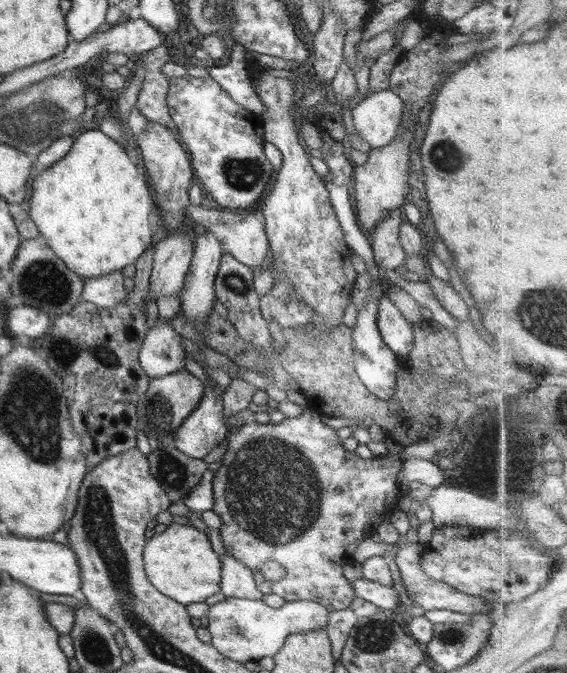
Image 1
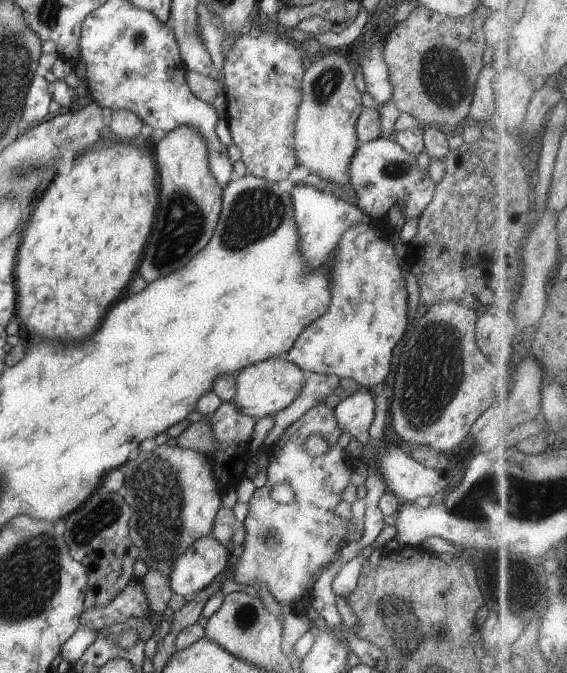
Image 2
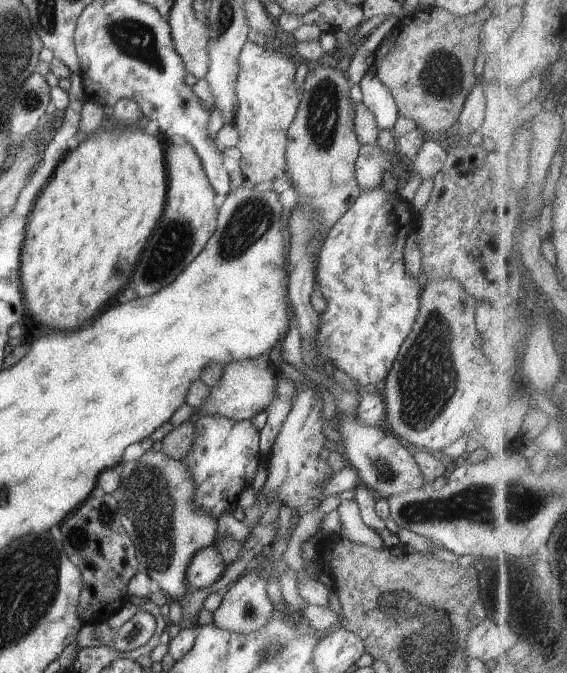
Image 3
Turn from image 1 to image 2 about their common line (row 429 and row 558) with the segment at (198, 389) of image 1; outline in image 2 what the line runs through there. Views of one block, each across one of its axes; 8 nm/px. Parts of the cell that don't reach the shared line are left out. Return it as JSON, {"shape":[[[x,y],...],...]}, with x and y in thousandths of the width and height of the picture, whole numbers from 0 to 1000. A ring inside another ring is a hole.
{"shape":[[[279,661],[215,692],[219,722],[206,731],[233,758],[229,799],[243,813],[245,831],[261,845],[275,844],[298,856],[307,835],[349,799],[372,793],[377,770],[392,749],[392,728],[377,713],[369,678],[321,666]]]}

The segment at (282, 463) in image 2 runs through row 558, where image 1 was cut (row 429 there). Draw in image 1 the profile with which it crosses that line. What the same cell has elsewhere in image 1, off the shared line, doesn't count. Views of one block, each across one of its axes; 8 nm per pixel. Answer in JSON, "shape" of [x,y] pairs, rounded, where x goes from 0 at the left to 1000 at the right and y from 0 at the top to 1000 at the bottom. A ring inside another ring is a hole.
{"shape":[[[540,605],[529,620],[508,621],[504,620],[492,629],[457,630],[444,627],[436,632],[425,632],[418,637],[409,637],[397,651],[397,660],[402,667],[390,684],[390,694],[379,698],[376,710],[376,733],[377,752],[376,759],[392,771],[386,782],[386,792],[395,807],[399,822],[407,823],[413,829],[425,832],[437,844],[444,845],[455,877],[462,884],[487,883],[501,889],[504,895],[520,895],[522,892],[543,892],[547,895],[561,895],[568,897],[575,906],[586,909],[589,906],[607,906],[621,897],[628,889],[621,866],[603,853],[603,842],[608,838],[623,838],[626,835],[626,817],[631,808],[638,805],[646,785],[656,779],[672,764],[688,768],[691,761],[700,756],[702,746],[709,737],[709,731],[700,719],[702,703],[707,700],[713,681],[702,673],[684,673],[675,679],[656,679],[651,682],[635,684],[635,679],[603,678],[603,655],[605,652],[594,646],[594,642],[575,634],[568,629],[566,614]],[[471,832],[483,832],[503,844],[503,854],[489,863],[471,860],[455,845],[457,841]]]}

